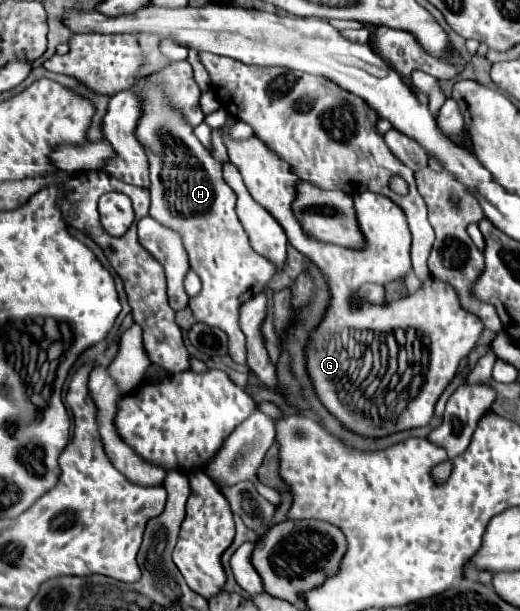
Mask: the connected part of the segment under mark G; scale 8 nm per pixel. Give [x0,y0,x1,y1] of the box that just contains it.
[220,115,484,439]

